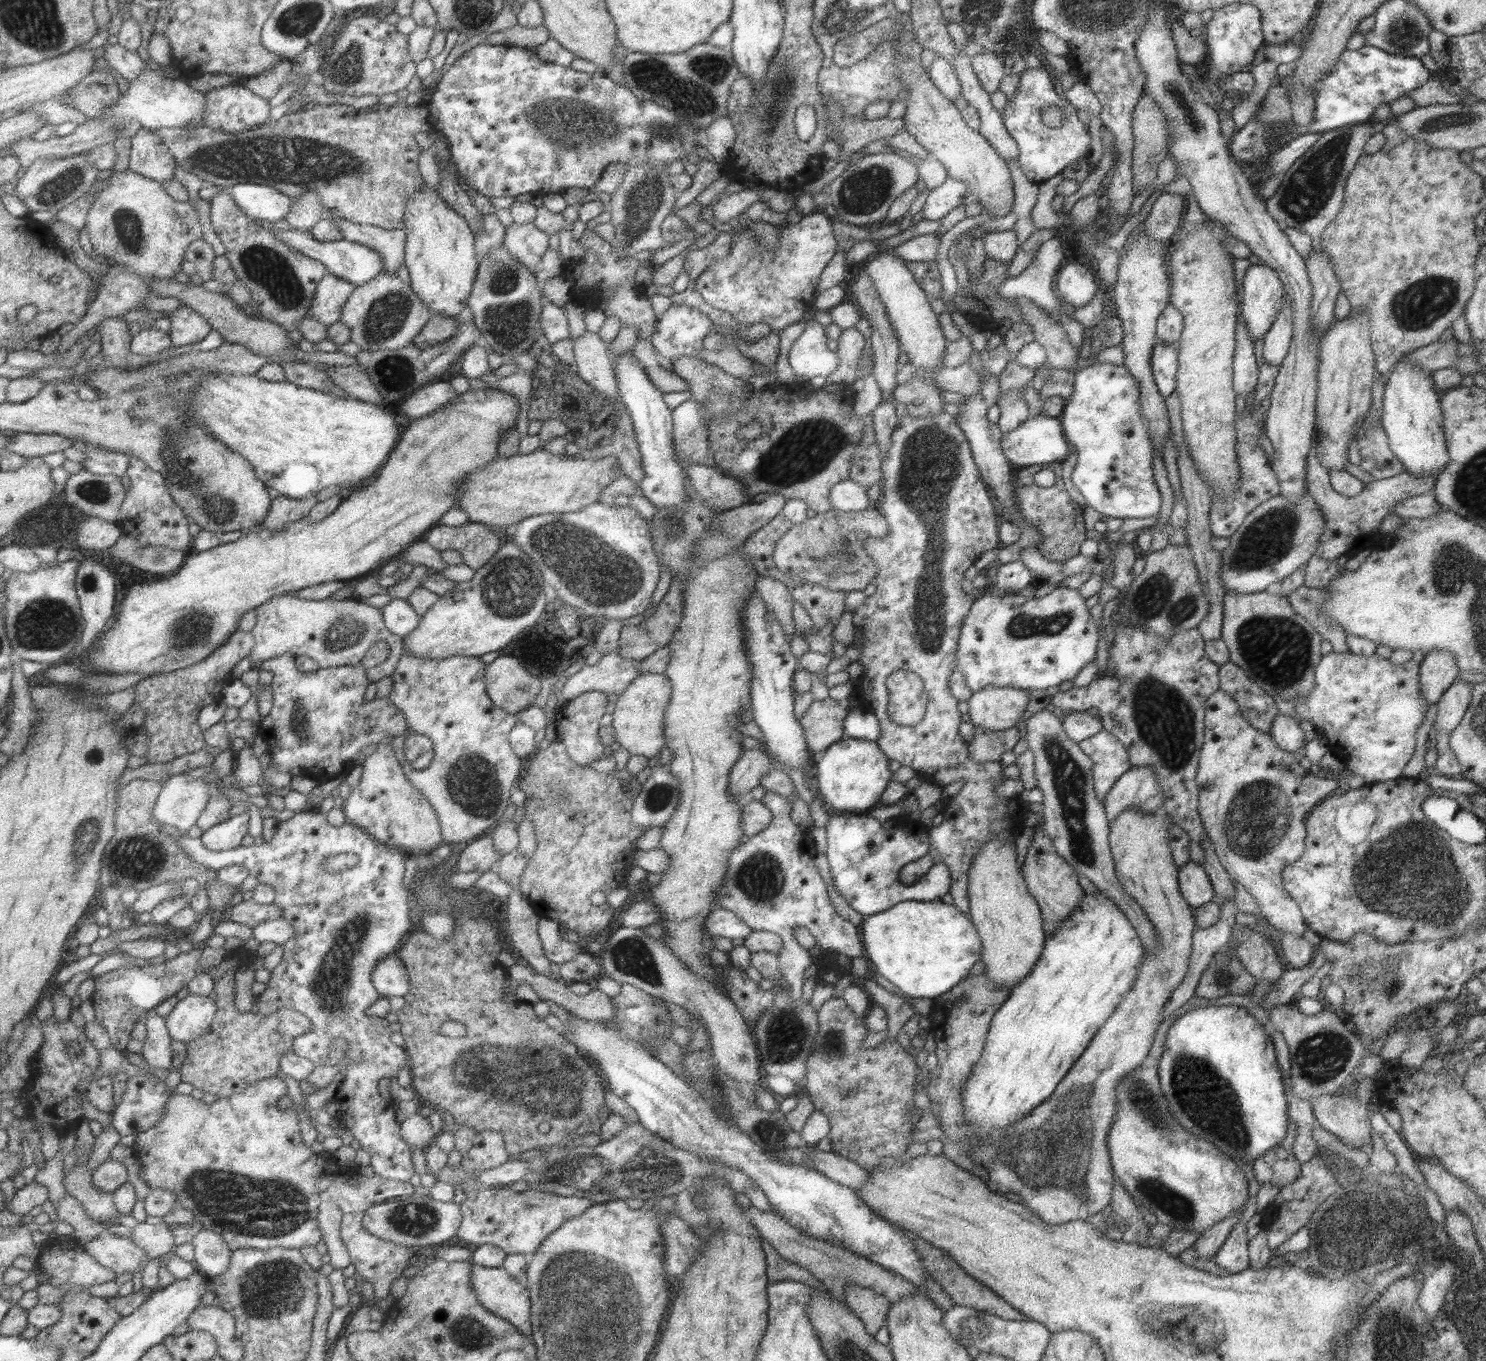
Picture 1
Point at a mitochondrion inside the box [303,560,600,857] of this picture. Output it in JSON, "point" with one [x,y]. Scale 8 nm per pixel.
{"point":[474,785]}

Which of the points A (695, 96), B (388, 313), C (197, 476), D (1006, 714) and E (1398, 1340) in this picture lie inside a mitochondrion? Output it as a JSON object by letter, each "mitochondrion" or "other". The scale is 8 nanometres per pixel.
{"A":"mitochondrion","B":"mitochondrion","C":"mitochondrion","D":"other","E":"mitochondrion"}

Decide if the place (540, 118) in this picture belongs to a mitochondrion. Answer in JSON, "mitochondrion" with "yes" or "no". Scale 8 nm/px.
{"mitochondrion":"yes"}

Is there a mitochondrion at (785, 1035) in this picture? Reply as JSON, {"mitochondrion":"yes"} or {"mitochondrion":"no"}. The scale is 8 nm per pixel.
{"mitochondrion":"yes"}

